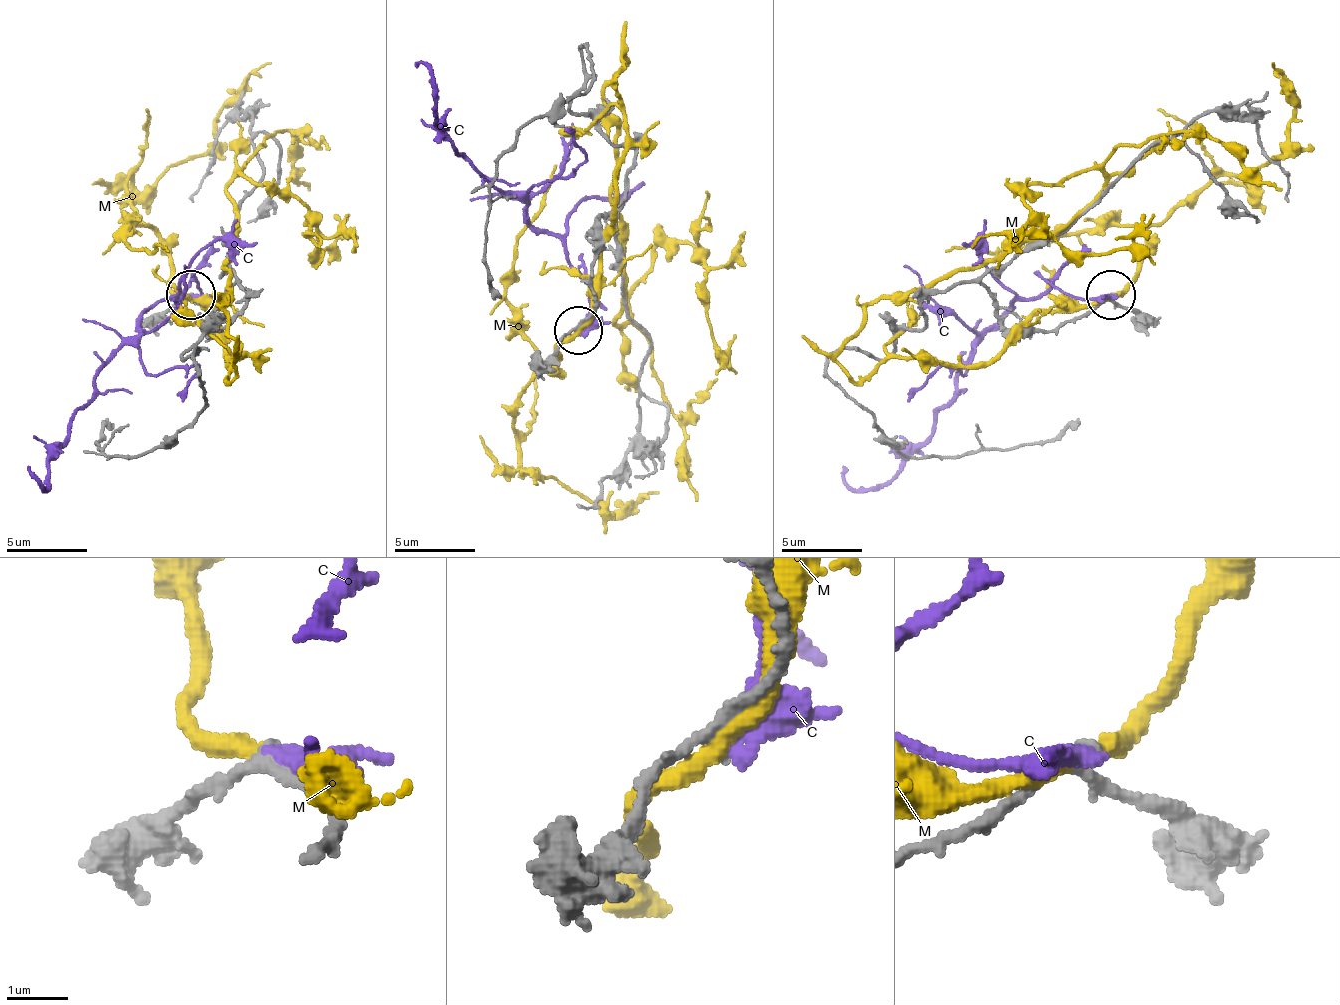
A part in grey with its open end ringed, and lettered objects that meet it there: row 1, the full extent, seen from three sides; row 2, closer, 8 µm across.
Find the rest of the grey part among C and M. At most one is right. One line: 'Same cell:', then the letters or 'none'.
Same cell: C

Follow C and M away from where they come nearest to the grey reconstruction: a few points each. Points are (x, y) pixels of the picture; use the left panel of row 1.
C: (191, 300), (204, 296), (191, 288), (151, 308), (99, 372), (46, 489), (26, 465)
M: (196, 300), (236, 356), (228, 380), (240, 344), (216, 300), (240, 171), (300, 203), (321, 255), (349, 215)

